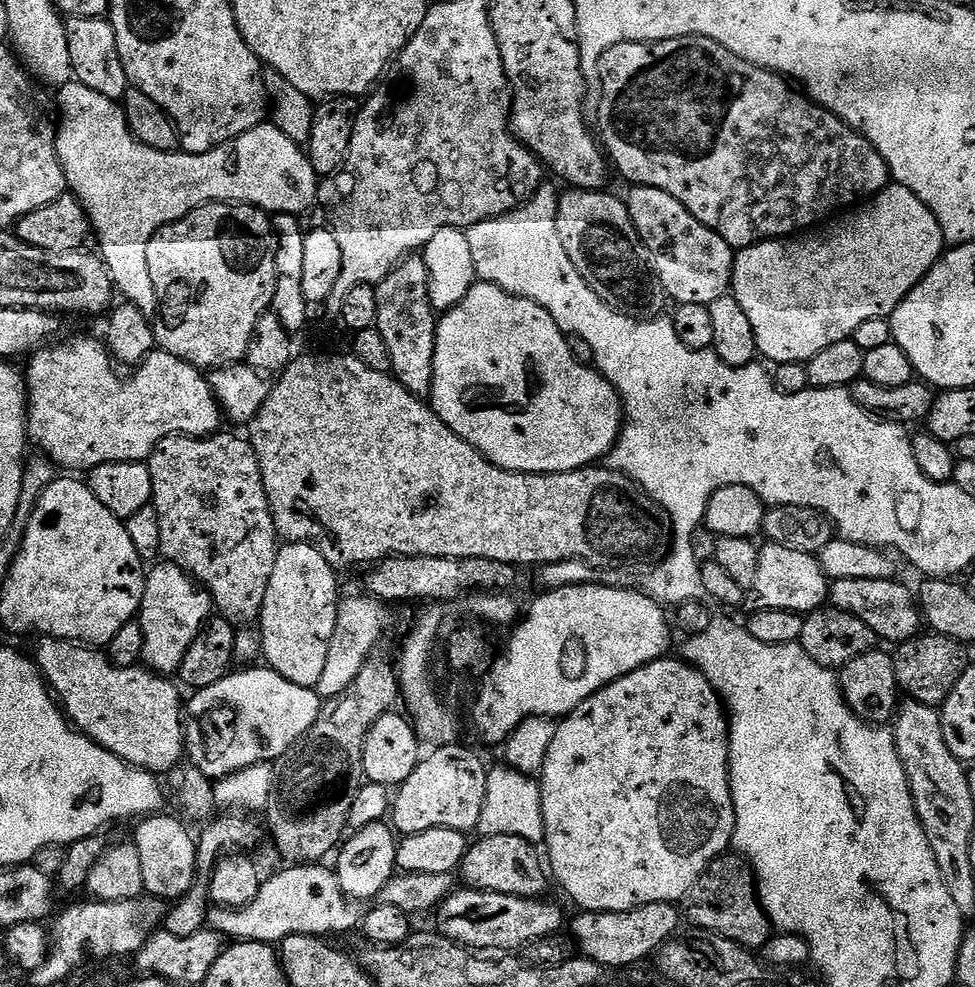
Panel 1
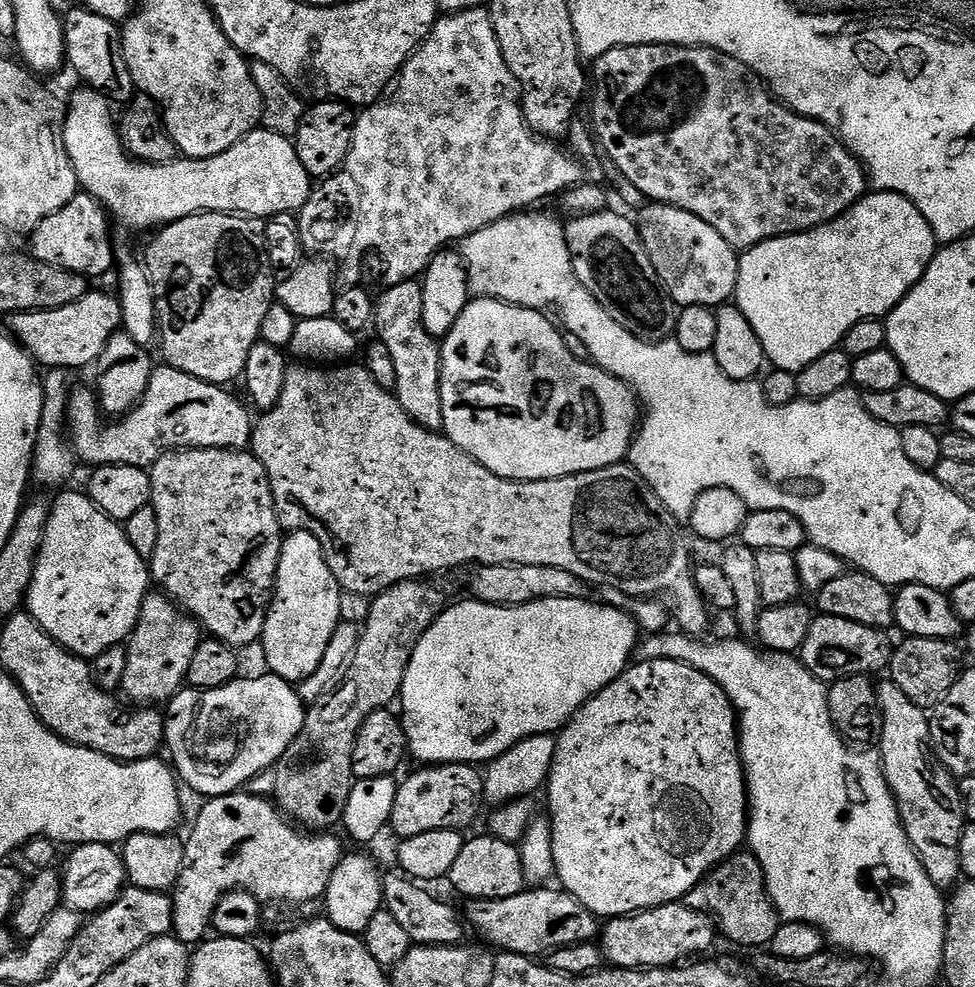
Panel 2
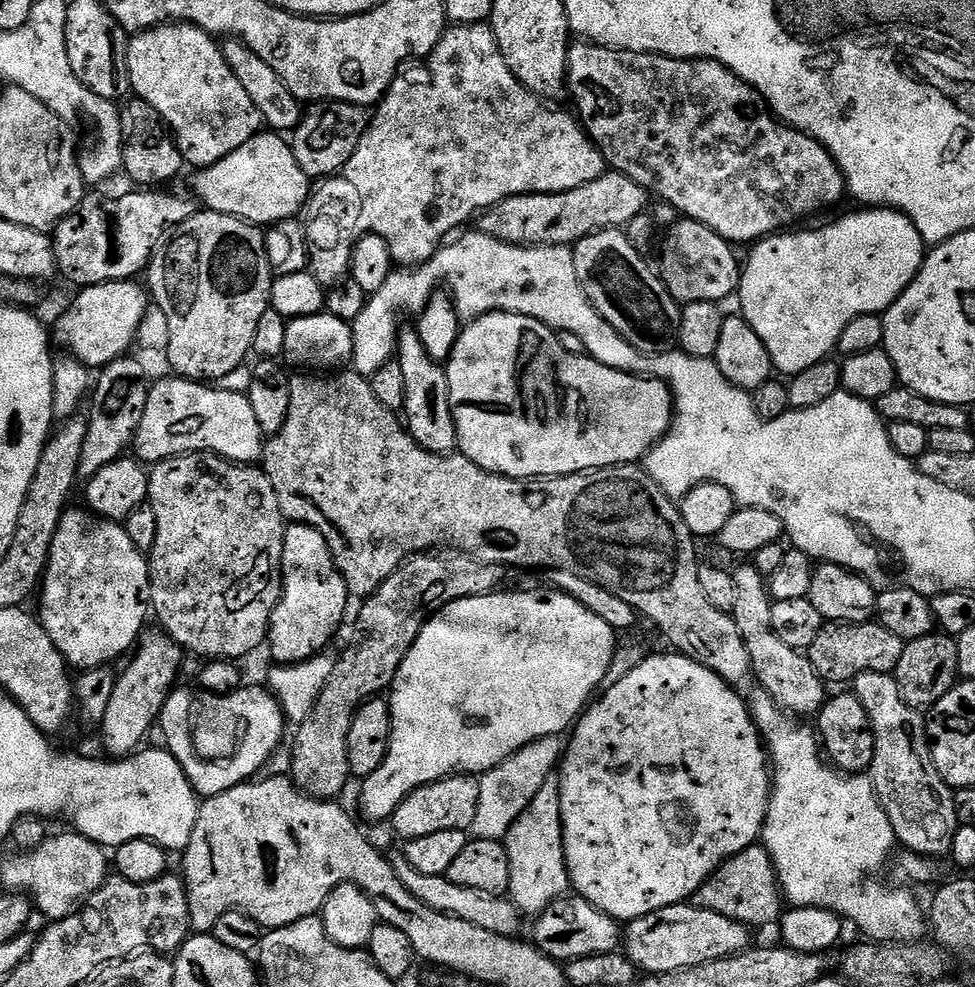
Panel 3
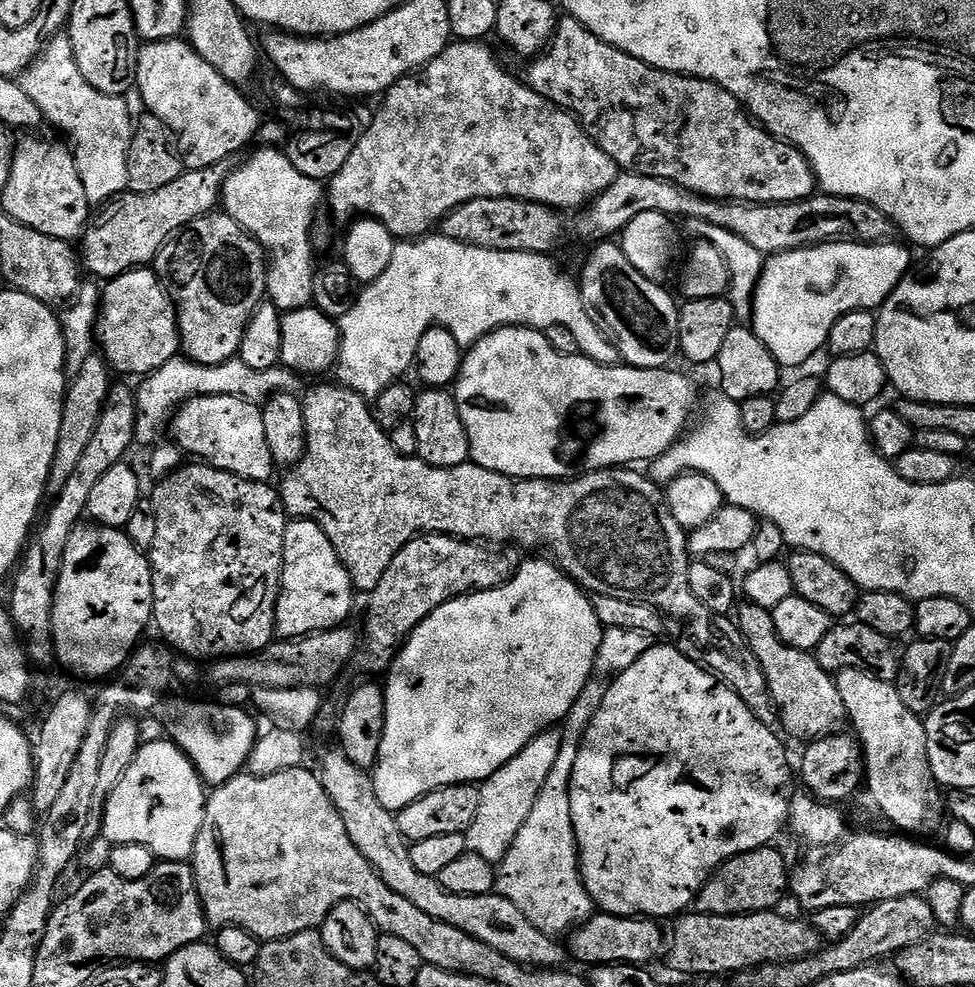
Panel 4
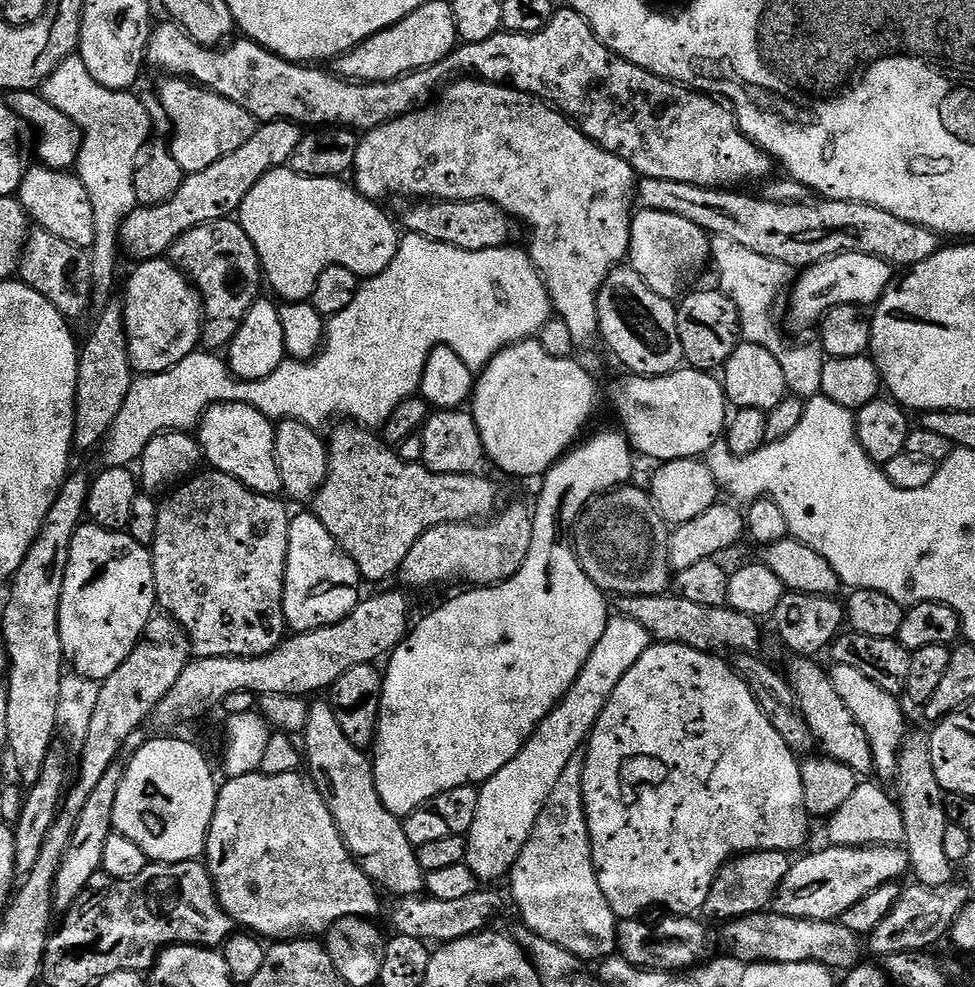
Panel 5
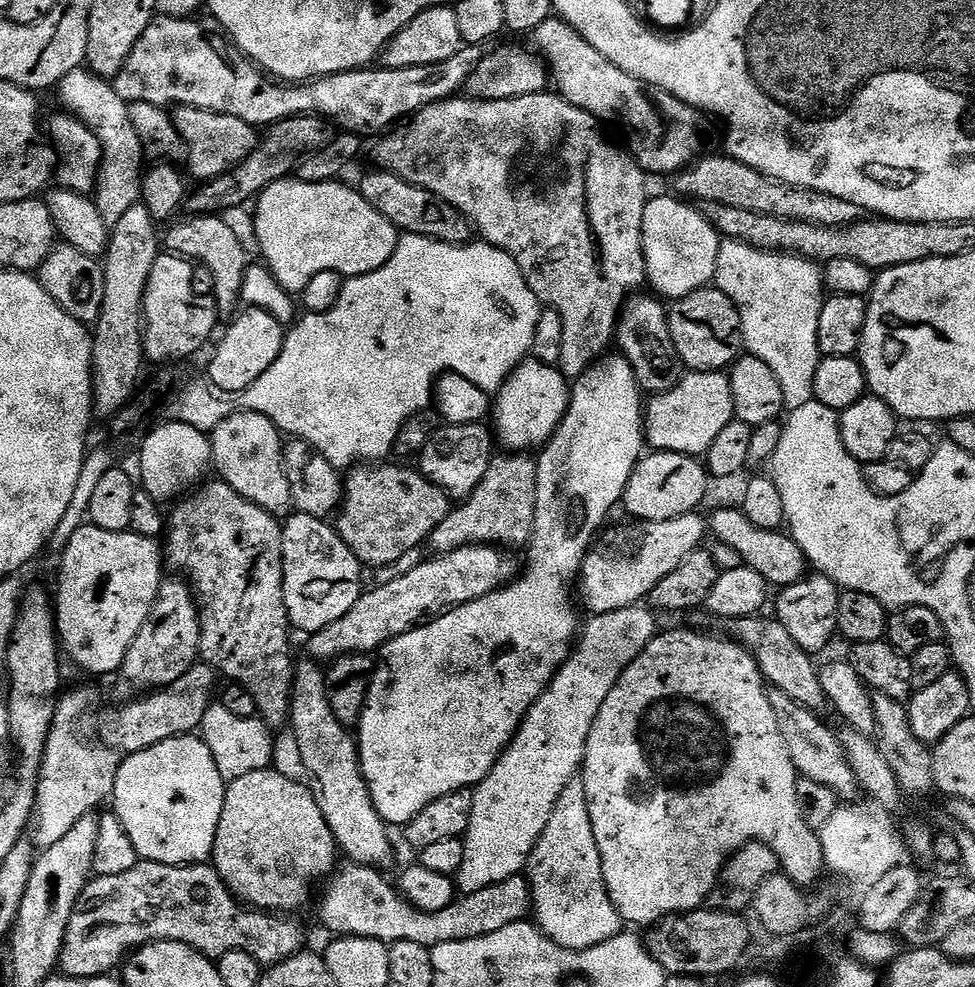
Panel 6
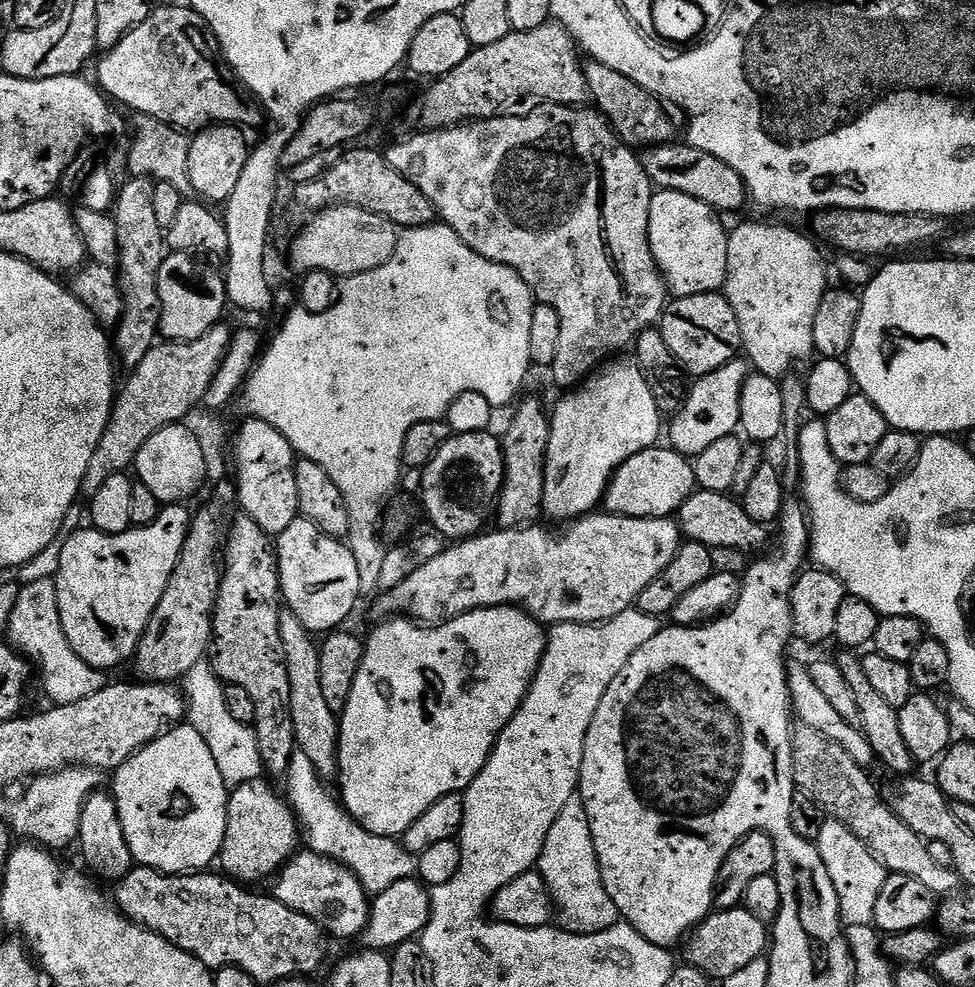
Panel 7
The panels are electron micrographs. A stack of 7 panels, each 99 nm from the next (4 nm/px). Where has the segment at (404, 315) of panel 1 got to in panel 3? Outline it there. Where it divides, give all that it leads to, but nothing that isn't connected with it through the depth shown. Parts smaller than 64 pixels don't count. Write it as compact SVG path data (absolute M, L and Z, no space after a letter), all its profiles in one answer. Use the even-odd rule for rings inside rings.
M412 326L401 327L397 331L394 358L398 366L402 366L402 374L406 377L406 402L402 409L406 431L427 452L443 456L455 453L458 448L458 434L454 426L454 414L450 410L450 386L445 365L430 358L426 346L422 346L422 338L418 338L416 329Z

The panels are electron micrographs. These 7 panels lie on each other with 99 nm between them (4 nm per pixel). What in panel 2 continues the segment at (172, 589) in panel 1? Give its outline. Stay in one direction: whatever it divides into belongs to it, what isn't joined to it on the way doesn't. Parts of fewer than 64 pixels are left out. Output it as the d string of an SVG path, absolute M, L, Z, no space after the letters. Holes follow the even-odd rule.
M149 594L145 596L142 606L140 607L140 613L138 614L138 622L136 623L136 629L132 631L131 636L128 637L126 641L126 647L128 650L128 657L126 658L126 674L124 675L124 683L122 685L122 692L125 692L132 700L137 700L137 705L140 706L156 706L156 703L161 700L161 702L167 702L180 691L181 688L185 687L188 671L190 670L190 658L194 658L194 650L198 650L200 641L202 639L202 629L193 620L191 616L185 614L167 595L160 594L160 597L156 597L155 594Z

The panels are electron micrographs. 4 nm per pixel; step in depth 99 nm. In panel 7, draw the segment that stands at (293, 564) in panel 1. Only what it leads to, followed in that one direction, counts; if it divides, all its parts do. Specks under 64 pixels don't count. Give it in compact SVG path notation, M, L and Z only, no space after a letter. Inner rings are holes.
M297 518L282 530L280 536L275 537L276 562L280 565L280 590L283 603L287 611L292 612L306 626L306 630L313 634L327 634L339 629L340 624L356 608L356 600L360 595L360 564L354 562L354 554L343 539L326 534L314 526L314 522Z

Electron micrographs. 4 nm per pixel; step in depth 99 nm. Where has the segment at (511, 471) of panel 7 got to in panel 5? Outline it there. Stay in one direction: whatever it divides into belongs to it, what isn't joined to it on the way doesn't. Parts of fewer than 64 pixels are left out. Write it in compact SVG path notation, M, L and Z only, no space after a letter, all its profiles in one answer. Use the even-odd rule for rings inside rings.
M508 504L500 511L497 511L491 518L483 522L469 522L466 524L439 524L414 546L410 546L410 554L402 562L398 573L398 580L408 588L436 588L439 584L456 584L461 580L464 586L491 586L494 584L503 584L518 570L522 570L522 562L526 562L526 554L530 554L530 538L534 538L534 526L532 525L533 509L524 504Z

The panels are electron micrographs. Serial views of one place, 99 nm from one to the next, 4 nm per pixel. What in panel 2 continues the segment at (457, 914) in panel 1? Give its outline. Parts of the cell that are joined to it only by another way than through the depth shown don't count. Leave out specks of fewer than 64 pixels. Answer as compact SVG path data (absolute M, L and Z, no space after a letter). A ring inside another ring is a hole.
M536 886L519 892L514 898L471 901L467 905L467 919L470 924L472 919L473 926L489 940L485 941L493 949L513 952L519 956L544 958L559 948L595 941L598 936L598 917L586 910L586 906L582 906L582 902L578 902L578 898L569 892L553 888Z

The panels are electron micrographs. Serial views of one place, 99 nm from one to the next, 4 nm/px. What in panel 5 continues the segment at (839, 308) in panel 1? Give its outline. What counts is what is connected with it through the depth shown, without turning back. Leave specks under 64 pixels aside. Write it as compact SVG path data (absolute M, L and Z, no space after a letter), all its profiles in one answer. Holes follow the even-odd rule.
M838 254L805 268L795 277L790 288L792 301L788 304L788 316L796 328L819 325L824 315L839 304L875 305L881 294L894 279L891 264L882 262L870 254Z

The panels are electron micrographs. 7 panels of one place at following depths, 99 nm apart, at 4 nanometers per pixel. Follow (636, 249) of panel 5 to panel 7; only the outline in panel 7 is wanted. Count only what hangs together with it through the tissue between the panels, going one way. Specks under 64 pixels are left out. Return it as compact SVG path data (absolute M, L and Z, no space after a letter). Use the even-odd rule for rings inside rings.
M663 190L653 191L650 202L648 241L654 262L664 276L664 282L673 297L720 292L726 278L728 232L716 209L690 198Z

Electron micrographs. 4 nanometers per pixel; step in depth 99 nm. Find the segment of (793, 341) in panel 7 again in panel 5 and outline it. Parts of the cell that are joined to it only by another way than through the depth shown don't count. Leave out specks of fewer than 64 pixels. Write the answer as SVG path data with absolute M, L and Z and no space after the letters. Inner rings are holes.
M711 237L714 268L720 271L719 291L734 302L740 319L740 335L743 343L762 346L770 350L778 358L778 366L782 366L782 375L786 377L789 393L803 400L819 395L822 382L822 366L826 359L819 343L787 344L780 328L776 325L776 303L780 300L780 292L787 293L794 280L793 269L782 262L774 262L774 258L766 258L762 254L754 254L754 250L746 250L746 246L738 246L738 242L730 242L730 238Z

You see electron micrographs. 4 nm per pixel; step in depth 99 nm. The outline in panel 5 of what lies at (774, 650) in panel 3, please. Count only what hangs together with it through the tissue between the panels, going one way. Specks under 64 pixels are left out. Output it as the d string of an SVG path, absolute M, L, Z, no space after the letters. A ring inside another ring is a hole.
M792 658L788 664L786 679L792 688L798 710L806 720L806 726L810 726L823 755L842 762L842 766L850 766L850 770L854 770L857 777L867 777L869 775L867 772L873 771L874 761L870 742L866 738L866 730L858 726L858 718L850 714L850 709L846 707L846 702L842 702L838 690L834 690L834 682L826 668L815 664L816 662L812 658Z

